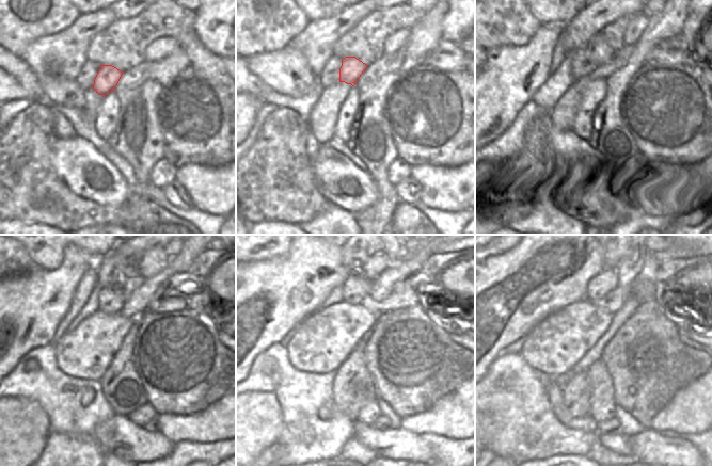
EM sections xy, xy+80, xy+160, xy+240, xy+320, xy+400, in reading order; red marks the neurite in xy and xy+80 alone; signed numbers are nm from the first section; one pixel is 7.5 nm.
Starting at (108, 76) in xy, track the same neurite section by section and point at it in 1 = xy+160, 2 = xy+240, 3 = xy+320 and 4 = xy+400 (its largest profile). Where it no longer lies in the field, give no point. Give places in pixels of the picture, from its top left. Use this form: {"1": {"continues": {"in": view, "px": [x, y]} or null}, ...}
{"1": {"continues": {"in": "xy+160", "px": [598, 49]}}, "2": {"continues": {"in": "xy+240", "px": [121, 274]}}, "3": {"continues": {"in": "xy+320", "px": [365, 256]}}, "4": {"continues": {"in": "xy+400", "px": [613, 256]}}}

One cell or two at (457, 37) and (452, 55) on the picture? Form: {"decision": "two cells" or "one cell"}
{"decision": "two cells"}

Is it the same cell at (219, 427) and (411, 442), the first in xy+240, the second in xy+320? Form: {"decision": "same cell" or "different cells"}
{"decision": "different cells"}

